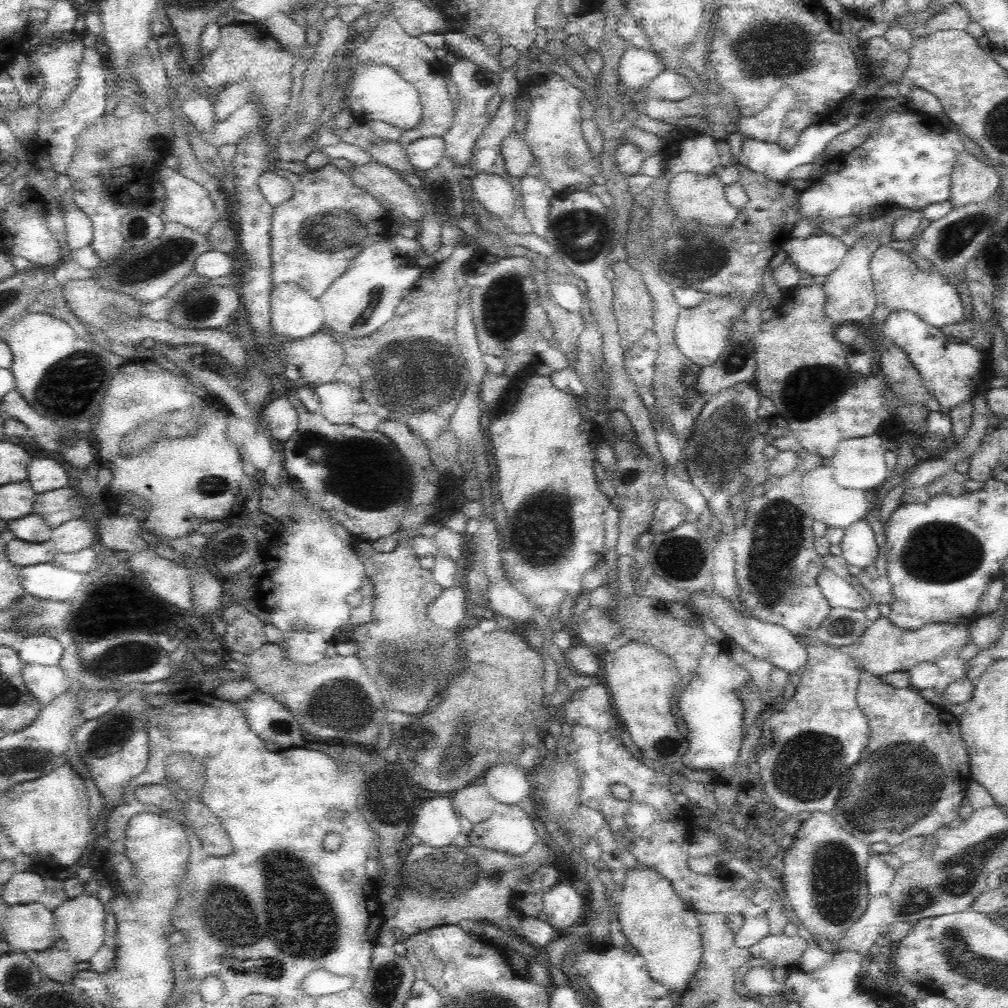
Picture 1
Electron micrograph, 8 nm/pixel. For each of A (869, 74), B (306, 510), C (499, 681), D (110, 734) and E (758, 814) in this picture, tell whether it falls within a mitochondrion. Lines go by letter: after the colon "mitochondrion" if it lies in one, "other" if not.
A: other
B: other
C: other
D: mitochondrion
E: other

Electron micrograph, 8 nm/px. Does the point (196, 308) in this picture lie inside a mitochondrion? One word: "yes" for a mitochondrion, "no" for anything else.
yes

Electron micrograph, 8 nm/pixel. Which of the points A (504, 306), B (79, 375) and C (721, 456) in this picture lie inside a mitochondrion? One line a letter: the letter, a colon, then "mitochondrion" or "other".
A: mitochondrion
B: mitochondrion
C: mitochondrion

